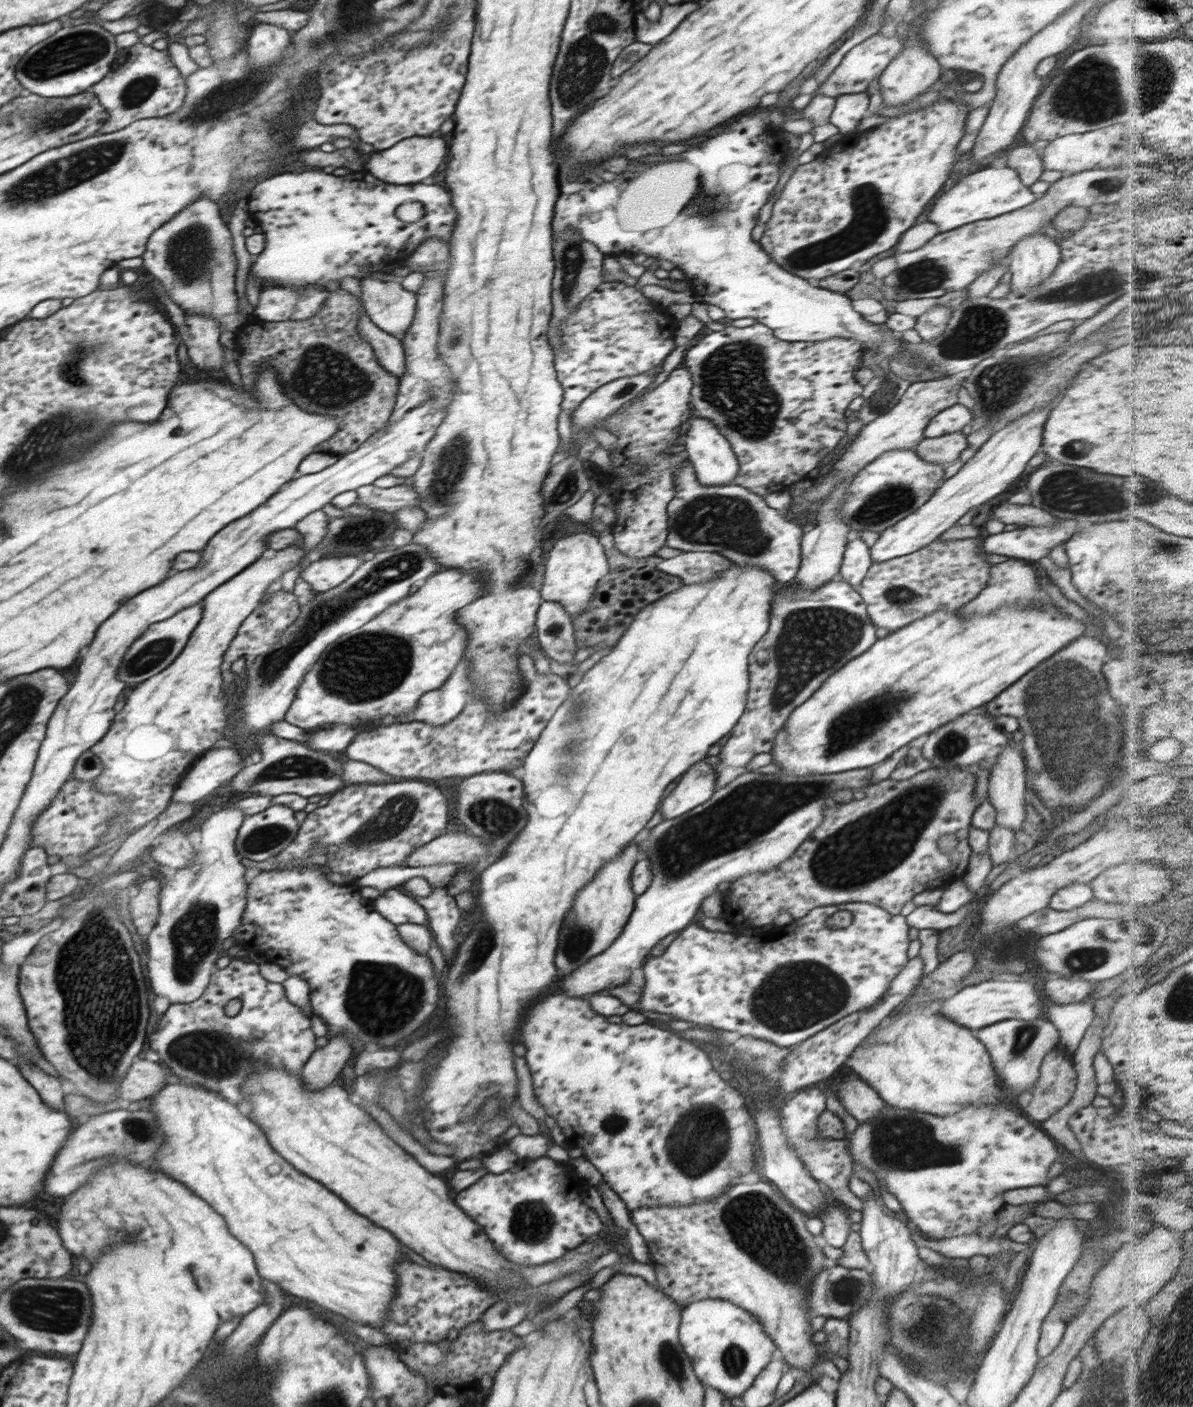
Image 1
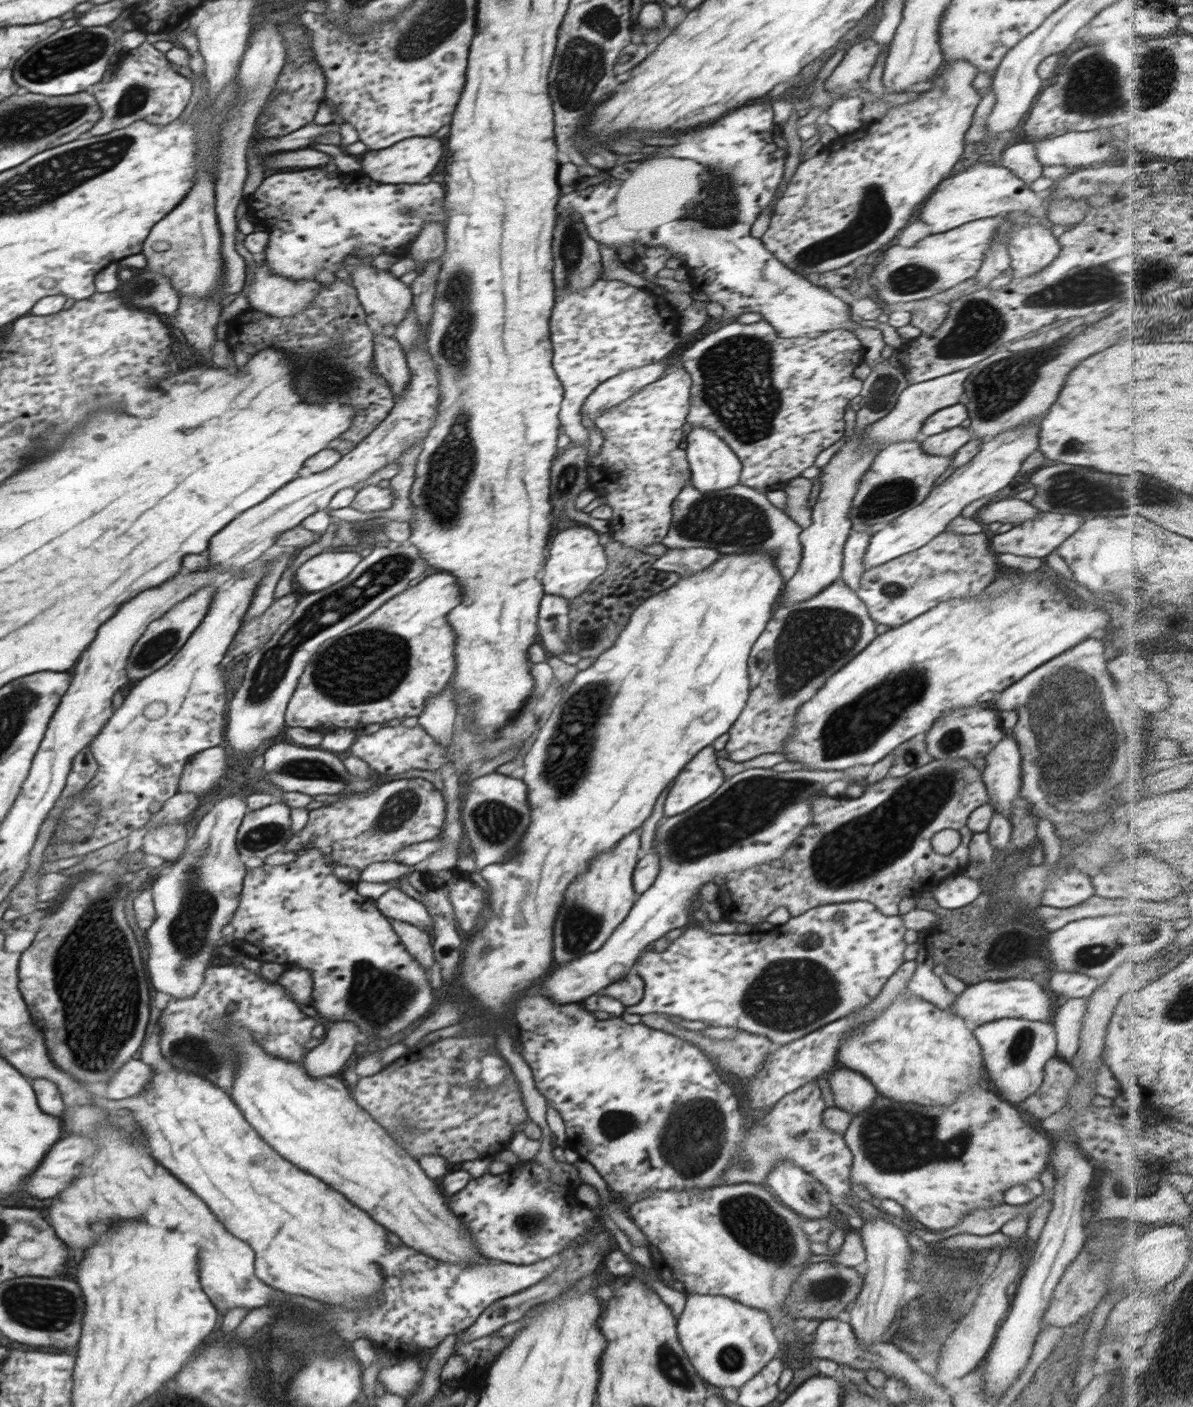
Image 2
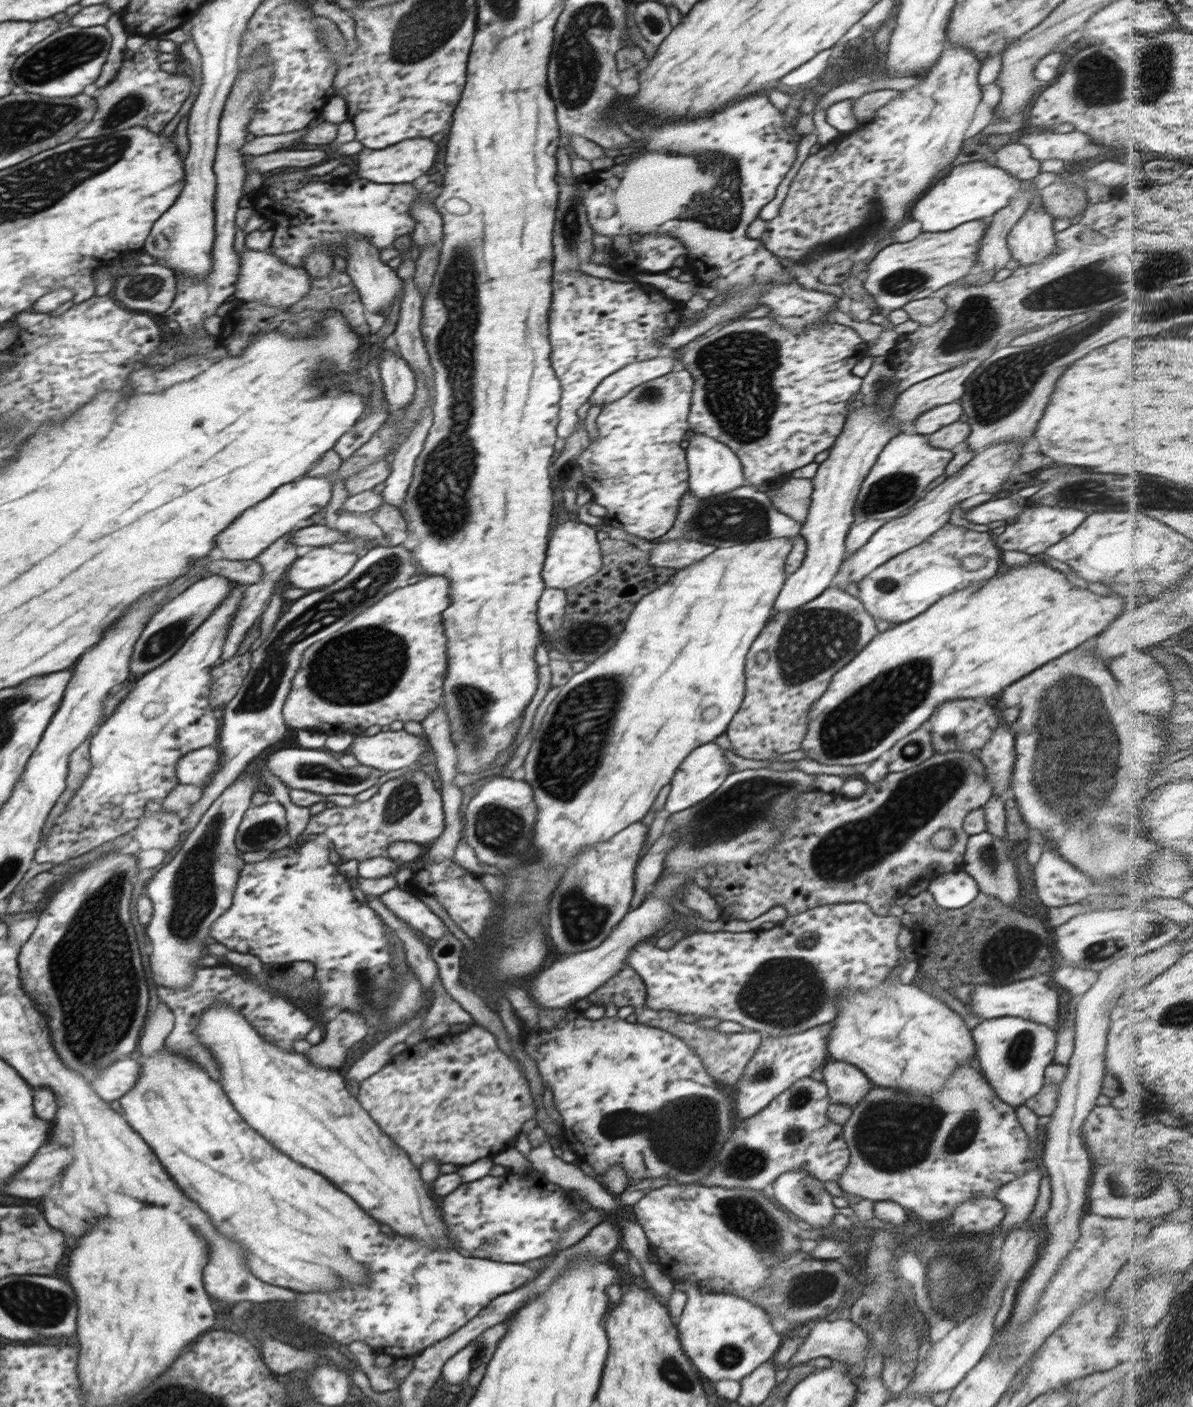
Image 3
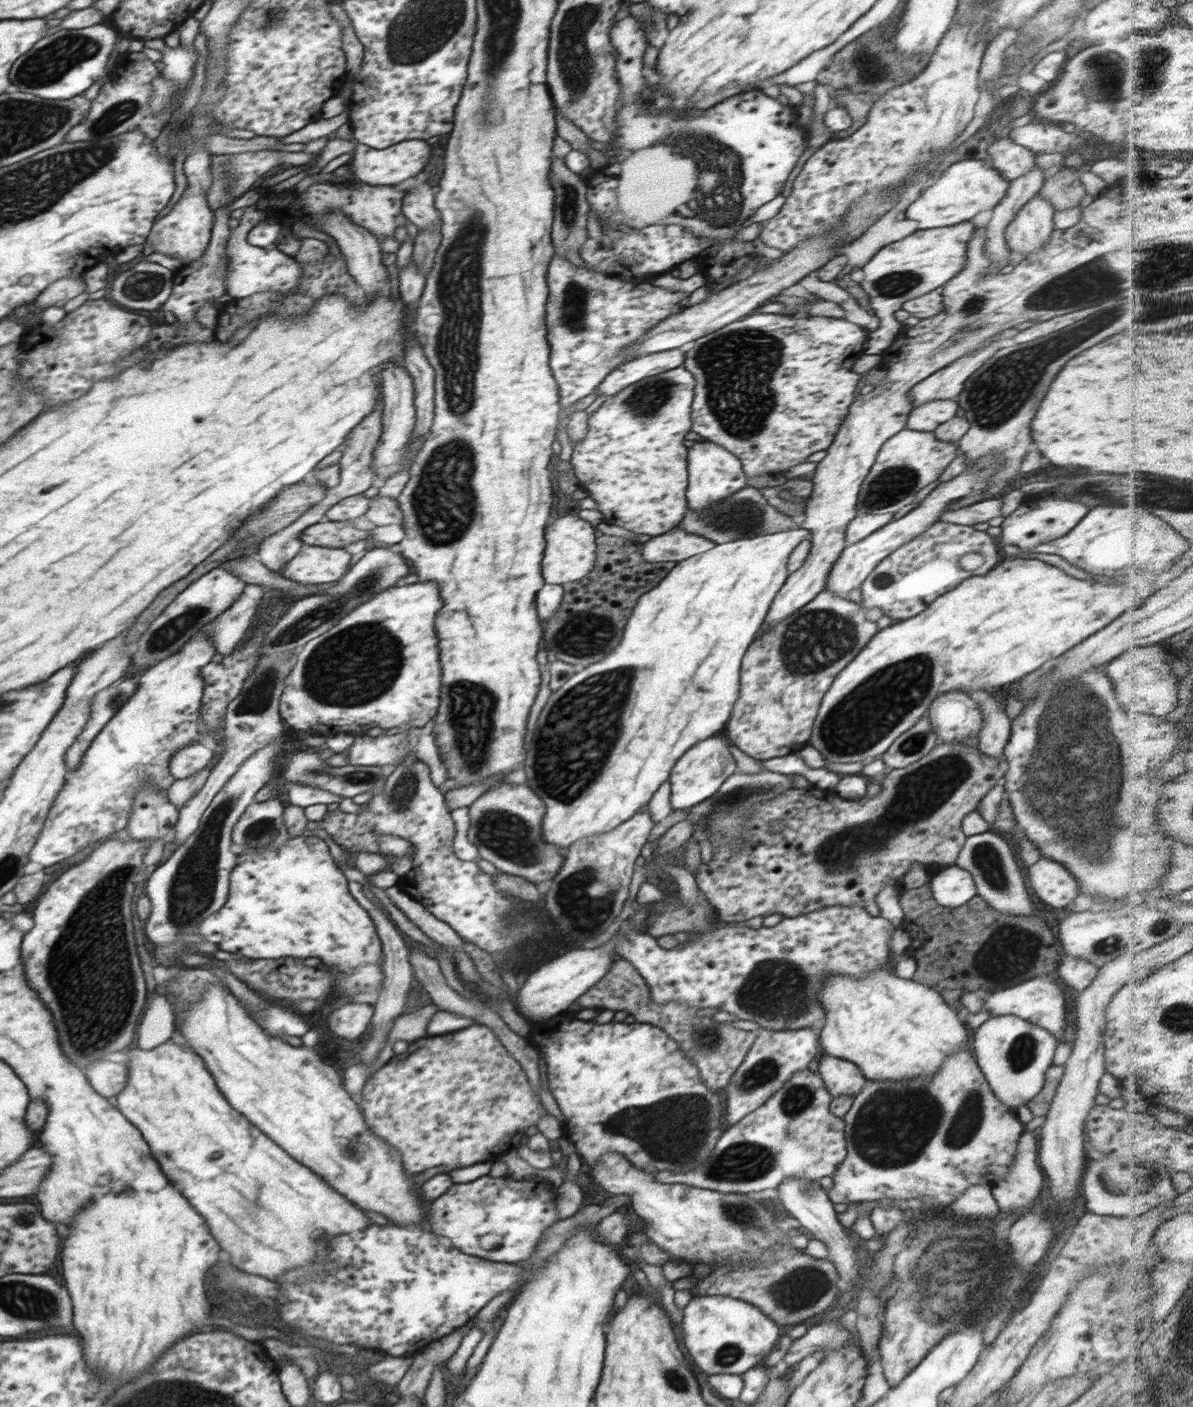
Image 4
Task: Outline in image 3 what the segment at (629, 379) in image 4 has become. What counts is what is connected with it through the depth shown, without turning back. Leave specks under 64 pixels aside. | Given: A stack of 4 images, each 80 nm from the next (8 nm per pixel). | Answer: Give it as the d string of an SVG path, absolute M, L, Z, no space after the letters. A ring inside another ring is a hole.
M667 351L656 358L628 364L620 371L606 377L602 384L594 389L594 396L590 396L590 404L600 406L600 404L616 402L618 398L624 398L633 388L665 376L679 365L677 351Z

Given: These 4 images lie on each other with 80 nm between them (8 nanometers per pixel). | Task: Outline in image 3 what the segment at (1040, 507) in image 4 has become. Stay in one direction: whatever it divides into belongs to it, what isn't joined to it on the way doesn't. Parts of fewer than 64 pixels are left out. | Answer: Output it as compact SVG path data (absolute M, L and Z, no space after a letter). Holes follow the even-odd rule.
M1028 508L1018 518L1007 522L1002 533L997 535L995 545L1003 552L1006 550L1018 550L1024 554L1044 554L1047 548L1060 542L1069 534L1072 534L1086 520L1086 512L1074 510L1074 508Z

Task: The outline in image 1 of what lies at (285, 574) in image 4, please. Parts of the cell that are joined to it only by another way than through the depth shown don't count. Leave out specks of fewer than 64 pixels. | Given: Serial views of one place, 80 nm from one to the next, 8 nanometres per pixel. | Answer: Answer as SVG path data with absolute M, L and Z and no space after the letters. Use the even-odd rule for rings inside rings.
M324 556L310 563L300 577L316 593L326 592L348 580L363 562L358 556Z

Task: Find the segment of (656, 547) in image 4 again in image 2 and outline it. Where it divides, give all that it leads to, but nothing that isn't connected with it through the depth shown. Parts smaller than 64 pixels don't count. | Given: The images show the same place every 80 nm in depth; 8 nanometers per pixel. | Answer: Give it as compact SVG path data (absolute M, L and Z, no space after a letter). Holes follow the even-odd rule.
M668 548L654 561L656 570L674 572L680 576L692 576L708 568L721 554L713 548Z

